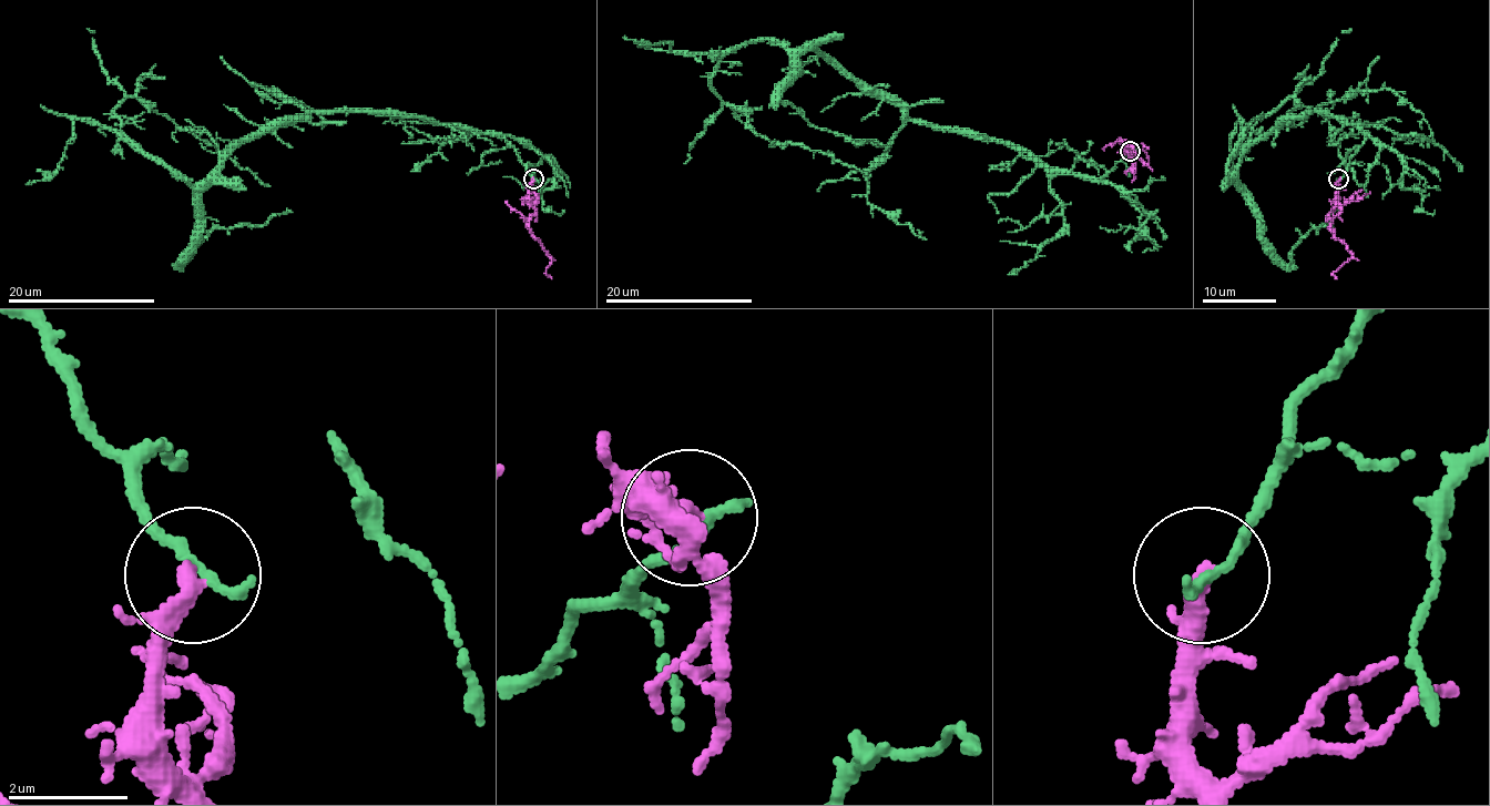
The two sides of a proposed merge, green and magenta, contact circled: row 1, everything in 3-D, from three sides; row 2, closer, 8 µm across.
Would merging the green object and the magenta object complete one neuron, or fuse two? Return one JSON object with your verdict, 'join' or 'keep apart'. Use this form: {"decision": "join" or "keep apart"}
{"decision": "keep apart"}

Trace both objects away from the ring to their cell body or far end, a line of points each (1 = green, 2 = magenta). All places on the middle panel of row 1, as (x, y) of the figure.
1: (1132, 151), (1100, 179), (1038, 165), (915, 123), (825, 54), (720, 55), (712, 90), (758, 134), (867, 174)
2: (1130, 151), (1126, 151), (1132, 152), (1126, 143), (1146, 163), (1149, 156), (1143, 145), (1149, 149)

